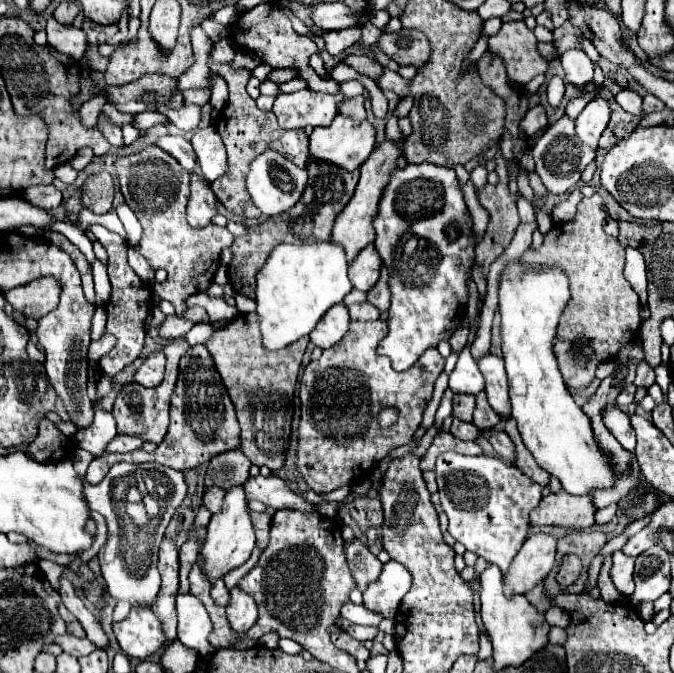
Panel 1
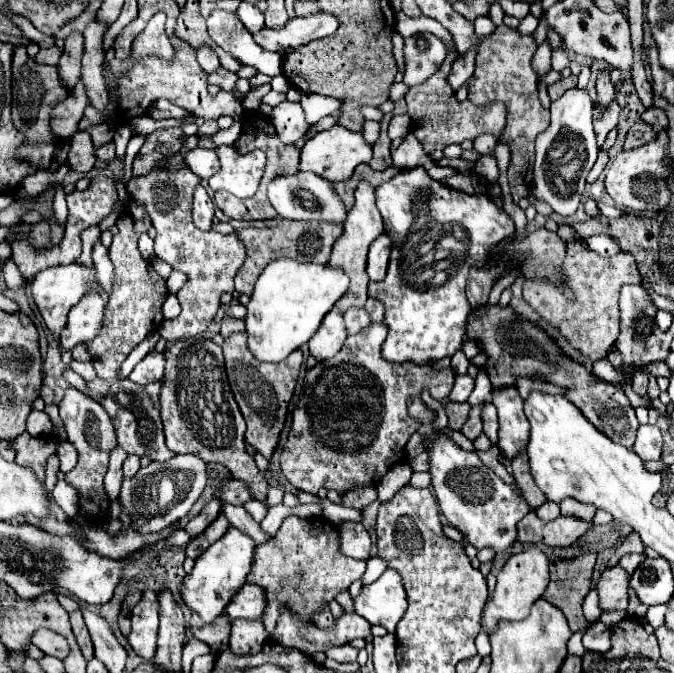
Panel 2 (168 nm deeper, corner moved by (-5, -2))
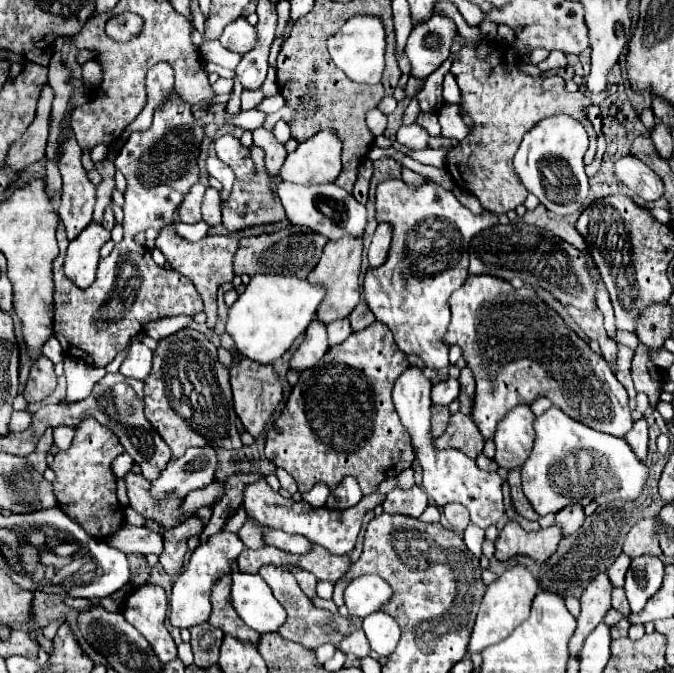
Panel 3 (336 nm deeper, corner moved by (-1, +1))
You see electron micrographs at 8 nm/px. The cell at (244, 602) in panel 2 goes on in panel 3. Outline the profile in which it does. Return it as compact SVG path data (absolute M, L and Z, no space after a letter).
M237 559L232 570L232 603L238 615L258 633L276 633L286 623L286 611L274 599L270 587L260 575L238 573Z

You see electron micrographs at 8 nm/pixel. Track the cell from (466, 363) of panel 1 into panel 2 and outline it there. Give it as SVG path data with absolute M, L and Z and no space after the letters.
M462 374L462 376L456 378L454 388L452 388L452 392L450 392L448 398L452 402L466 402L468 396L472 394L472 390L474 390L474 378L470 374Z

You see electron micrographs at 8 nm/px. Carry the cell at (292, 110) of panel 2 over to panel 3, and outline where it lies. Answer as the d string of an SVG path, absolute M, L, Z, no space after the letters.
M252 109L252 111L240 111L236 117L230 117L230 115L226 115L226 121L230 123L230 125L238 125L238 127L244 127L244 129L258 129L260 125L262 125L262 121L264 121L264 113L262 111L258 111L258 109Z

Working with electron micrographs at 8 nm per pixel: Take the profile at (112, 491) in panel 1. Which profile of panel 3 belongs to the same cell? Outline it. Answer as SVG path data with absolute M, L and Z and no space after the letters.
M190 447L180 459L166 465L160 479L152 481L152 495L162 499L168 491L186 495L192 489L202 489L214 481L216 465L218 455L214 447Z

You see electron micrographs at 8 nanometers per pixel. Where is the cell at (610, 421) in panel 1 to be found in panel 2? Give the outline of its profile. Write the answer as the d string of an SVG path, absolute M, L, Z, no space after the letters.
M494 306L480 318L476 318L476 316L468 318L466 336L480 340L484 346L484 352L490 356L486 370L490 374L492 386L498 386L498 384L512 386L516 376L528 376L528 378L540 376L544 380L550 380L552 384L564 386L564 388L568 388L566 396L570 400L574 400L574 404L582 410L582 414L602 434L606 434L610 440L614 440L626 448L632 448L632 444L636 440L638 420L636 420L634 408L630 406L624 392L610 384L604 384L604 382L594 384L596 376L592 372L588 372L582 364L564 358L562 352L552 344L552 340L542 330L538 330L534 324L516 316L510 308L500 310L498 306Z

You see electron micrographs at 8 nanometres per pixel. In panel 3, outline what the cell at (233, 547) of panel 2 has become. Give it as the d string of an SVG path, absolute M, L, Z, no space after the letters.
M222 531L222 533L212 535L206 543L202 543L192 553L188 567L174 581L172 595L169 598L169 620L174 627L178 627L178 629L190 629L194 625L200 625L200 623L208 621L210 611L212 611L212 605L210 605L210 589L212 589L212 585L214 585L214 581L218 577L230 573L230 563L232 563L232 559L236 559L240 555L242 549L244 549L244 543L238 539L236 533Z

